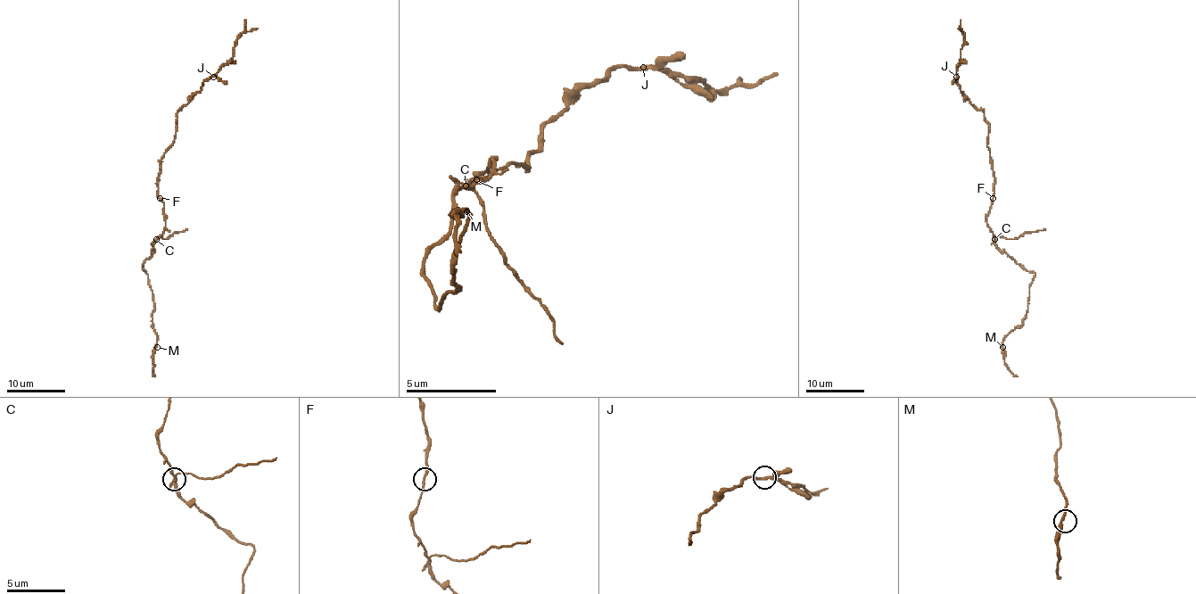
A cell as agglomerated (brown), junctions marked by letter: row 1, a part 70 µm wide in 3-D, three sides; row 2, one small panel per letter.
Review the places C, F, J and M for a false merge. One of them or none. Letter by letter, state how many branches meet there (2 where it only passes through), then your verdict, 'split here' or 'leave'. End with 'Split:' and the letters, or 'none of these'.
C: 3 | split here
F: 2 | leave
J: 3 | leave
M: 2 | leave
Split: C

